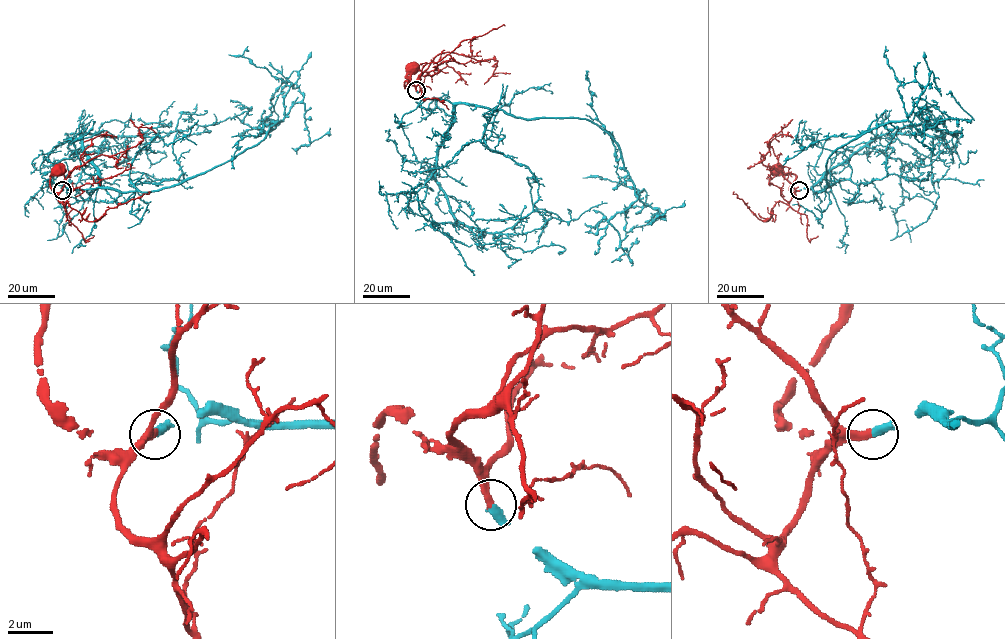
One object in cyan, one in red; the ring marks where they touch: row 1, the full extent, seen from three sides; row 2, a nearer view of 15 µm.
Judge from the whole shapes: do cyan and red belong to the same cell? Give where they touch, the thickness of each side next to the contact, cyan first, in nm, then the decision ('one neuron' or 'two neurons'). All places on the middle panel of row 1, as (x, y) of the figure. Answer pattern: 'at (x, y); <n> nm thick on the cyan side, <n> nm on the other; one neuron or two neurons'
at (416, 90); 360 nm thick on the cyan side, 340 nm on the other; one neuron

